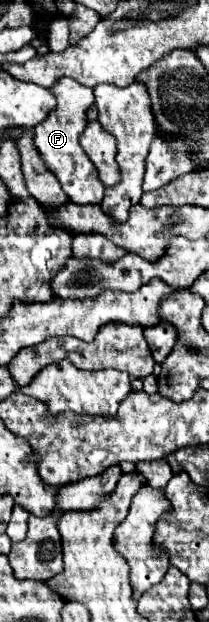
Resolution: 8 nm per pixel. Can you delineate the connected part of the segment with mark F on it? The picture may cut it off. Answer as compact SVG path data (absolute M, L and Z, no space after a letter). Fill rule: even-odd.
M62 79L60 83L56 83L52 93L56 93L58 105L56 105L56 111L52 111L52 115L48 115L48 119L44 119L44 123L36 125L34 129L36 151L40 153L48 171L56 175L56 179L60 181L60 187L64 189L64 193L68 195L72 203L98 205L104 195L104 185L96 179L96 169L92 167L92 161L84 155L84 149L78 143L84 127L88 125L86 111L94 103L94 93L90 87L84 87L76 83L74 79Z

